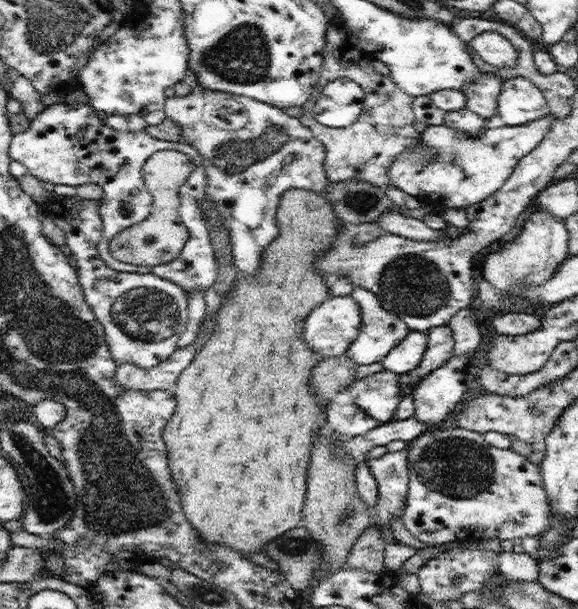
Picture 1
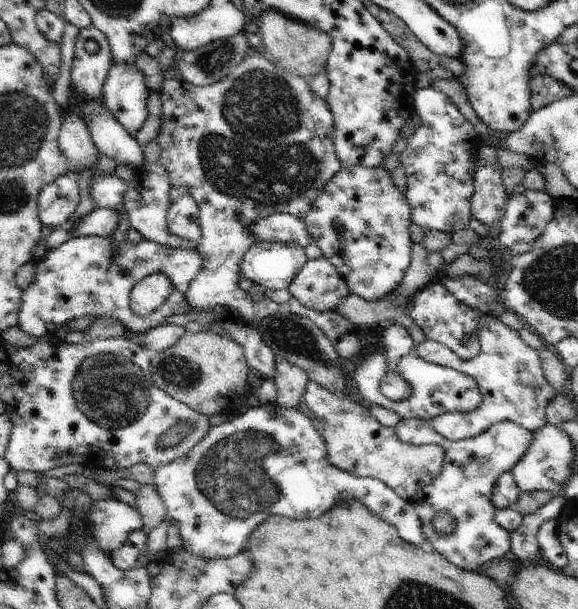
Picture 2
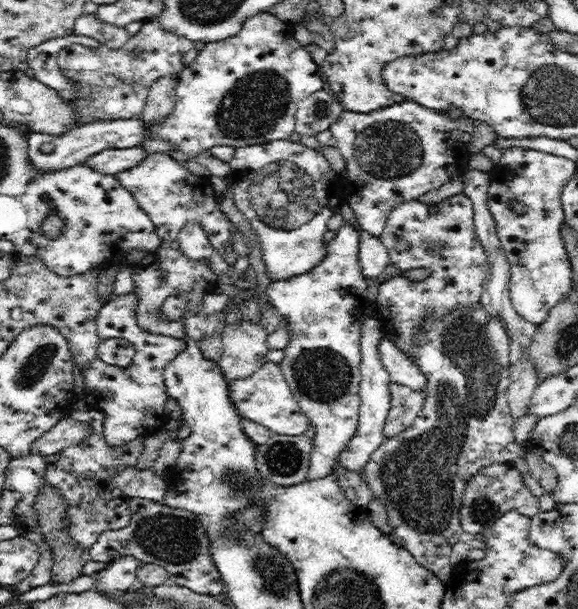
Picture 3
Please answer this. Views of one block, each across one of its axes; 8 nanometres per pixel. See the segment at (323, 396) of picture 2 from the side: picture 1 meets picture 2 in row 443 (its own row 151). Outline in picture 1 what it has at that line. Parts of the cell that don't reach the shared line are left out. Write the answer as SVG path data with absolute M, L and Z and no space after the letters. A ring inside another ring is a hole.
M340 12L328 20L324 62L320 70L318 82L314 84L310 98L303 104L304 114L299 119L310 128L313 136L325 147L324 169L330 182L350 180L366 180L382 192L392 185L389 177L390 164L406 150L419 146L421 139L414 128L413 113L414 97L392 82L389 75L379 74L372 66L376 58L372 53L366 53L358 48L350 30L344 25ZM337 78L353 79L364 90L364 108L358 121L344 128L331 128L320 124L314 117L313 106L322 89Z

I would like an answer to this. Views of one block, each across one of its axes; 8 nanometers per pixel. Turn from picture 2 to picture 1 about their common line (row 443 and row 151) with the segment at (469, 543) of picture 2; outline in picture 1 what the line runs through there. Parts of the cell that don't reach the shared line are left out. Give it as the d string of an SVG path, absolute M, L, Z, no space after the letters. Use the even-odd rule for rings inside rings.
M548 113L524 126L503 125L487 129L478 139L460 134L445 125L428 125L419 134L419 146L402 152L390 164L390 182L400 191L417 197L434 213L441 214L447 208L466 209L497 192L510 178L518 162L542 142L555 120L554 115ZM431 153L435 155L433 160Z

